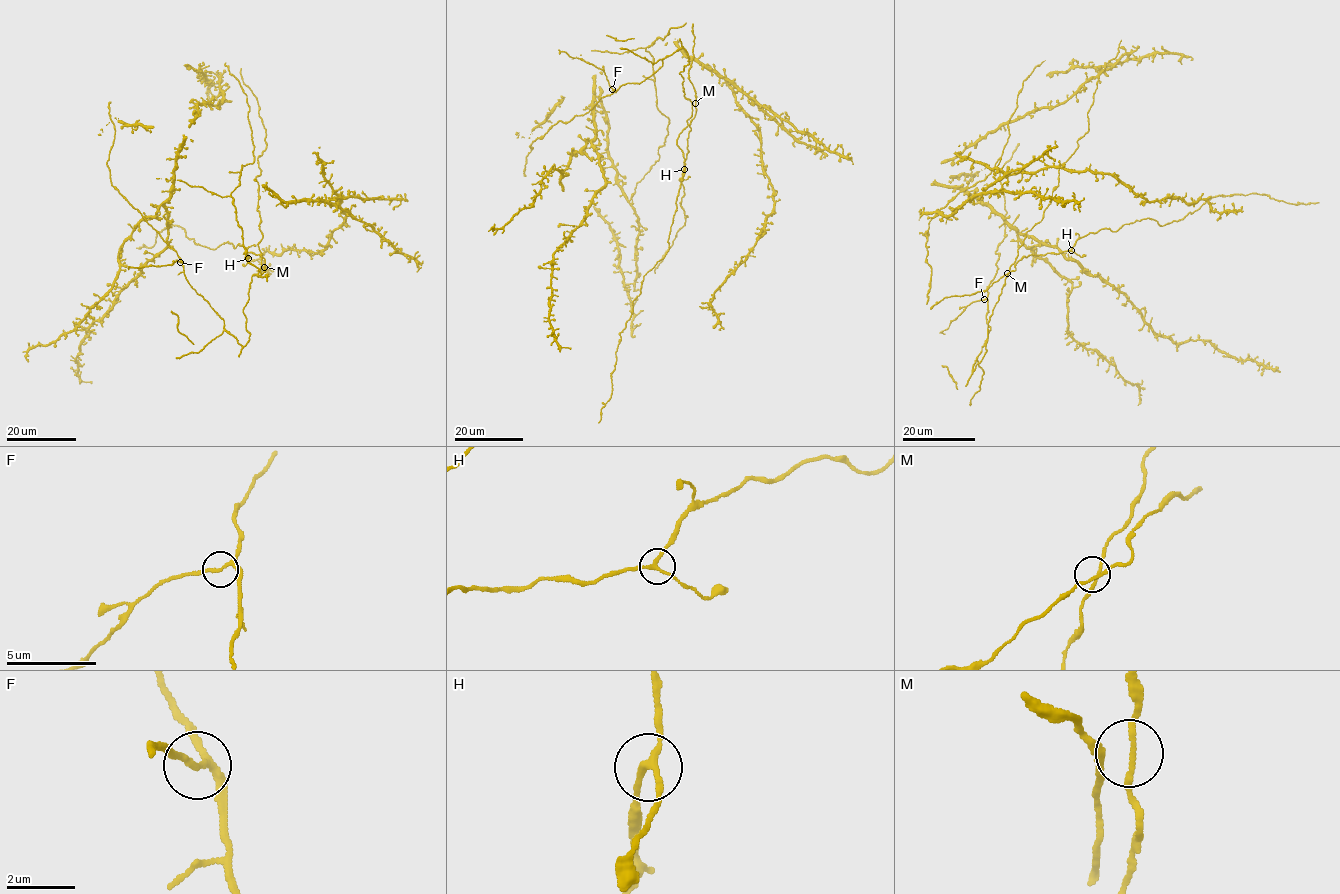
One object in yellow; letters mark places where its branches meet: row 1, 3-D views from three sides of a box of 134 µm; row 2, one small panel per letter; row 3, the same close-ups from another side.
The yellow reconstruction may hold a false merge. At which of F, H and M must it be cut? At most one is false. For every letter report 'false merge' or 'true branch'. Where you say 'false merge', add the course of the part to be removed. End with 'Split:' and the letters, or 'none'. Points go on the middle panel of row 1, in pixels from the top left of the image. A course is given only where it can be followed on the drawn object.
F: true branch
H: true branch
M: true branch
Split: none

